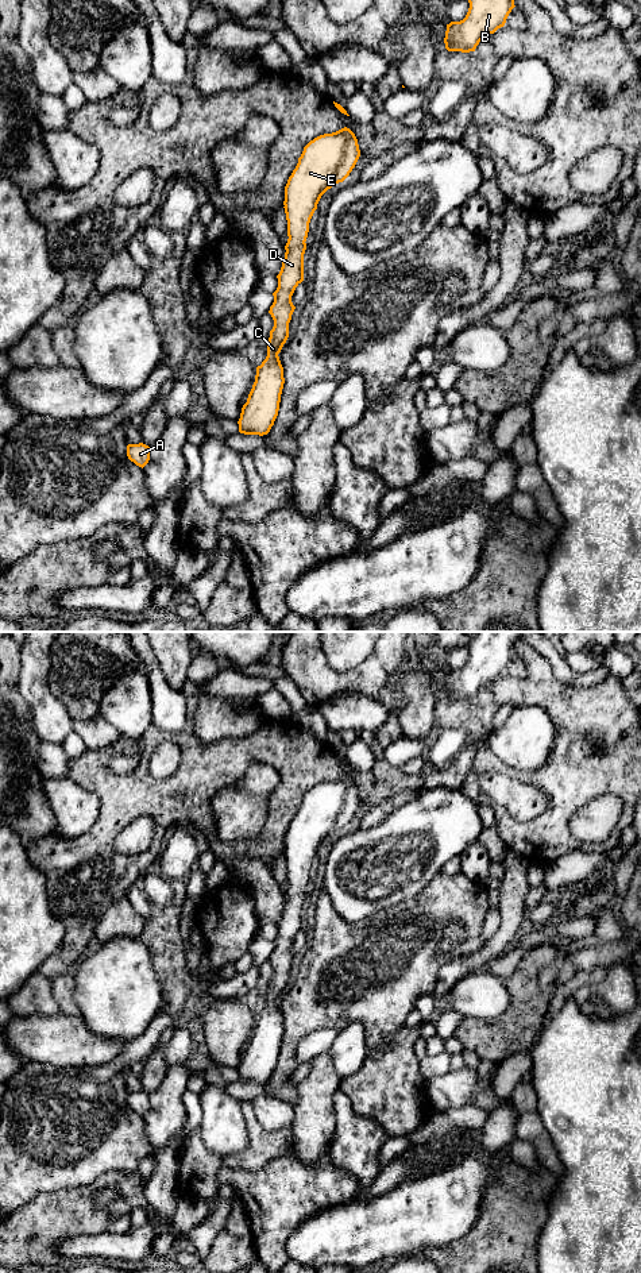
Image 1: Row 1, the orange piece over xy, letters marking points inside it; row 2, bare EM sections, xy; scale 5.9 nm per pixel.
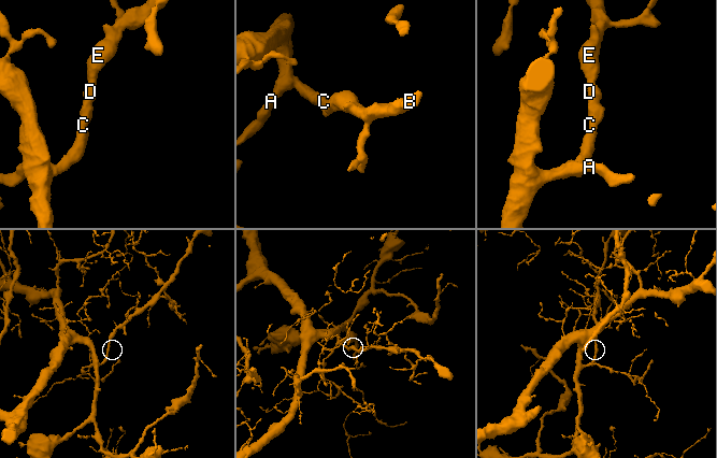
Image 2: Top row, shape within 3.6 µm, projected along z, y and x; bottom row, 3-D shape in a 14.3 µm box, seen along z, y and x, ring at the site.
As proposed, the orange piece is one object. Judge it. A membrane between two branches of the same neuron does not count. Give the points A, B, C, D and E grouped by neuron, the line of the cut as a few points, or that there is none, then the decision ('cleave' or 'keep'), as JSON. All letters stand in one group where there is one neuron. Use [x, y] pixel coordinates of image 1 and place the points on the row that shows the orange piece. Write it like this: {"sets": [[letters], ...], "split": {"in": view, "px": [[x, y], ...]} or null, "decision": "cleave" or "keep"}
{"sets": [["A", "B", "C", "D", "E"]], "split": null, "decision": "keep"}

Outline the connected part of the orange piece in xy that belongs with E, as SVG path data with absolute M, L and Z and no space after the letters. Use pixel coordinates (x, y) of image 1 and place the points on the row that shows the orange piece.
M344 127L332 134L324 134L310 140L298 158L298 163L293 170L285 186L283 208L287 220L287 243L285 246L285 258L278 278L278 288L273 293L274 302L269 313L274 320L267 343L267 356L260 366L256 367L255 382L248 394L247 402L242 408L239 432L244 435L267 435L278 416L281 394L285 383L283 367L278 354L289 337L289 323L296 306L291 296L296 288L304 281L304 254L306 250L306 238L309 232L310 219L317 209L321 196L335 184L343 182L360 157L360 150L355 134Z

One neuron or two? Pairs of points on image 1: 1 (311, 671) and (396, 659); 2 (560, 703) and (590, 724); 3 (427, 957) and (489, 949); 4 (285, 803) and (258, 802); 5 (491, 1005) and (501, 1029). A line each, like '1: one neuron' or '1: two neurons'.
1: one neuron
2: one neuron
3: two neurons
4: two neurons
5: two neurons

